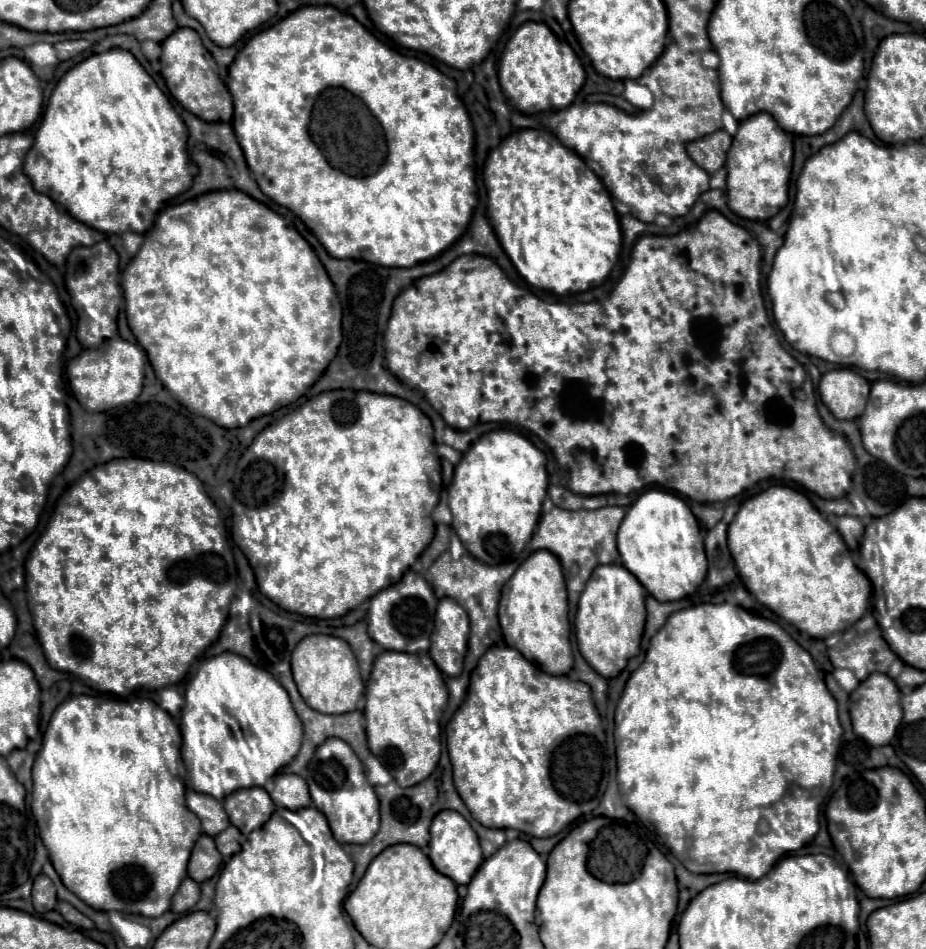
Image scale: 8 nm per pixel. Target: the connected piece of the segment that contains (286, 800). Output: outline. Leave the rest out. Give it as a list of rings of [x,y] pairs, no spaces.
[[[277,774],[271,798],[273,798],[275,806],[289,808],[289,810],[299,810],[299,808],[311,806],[307,782],[297,774]]]

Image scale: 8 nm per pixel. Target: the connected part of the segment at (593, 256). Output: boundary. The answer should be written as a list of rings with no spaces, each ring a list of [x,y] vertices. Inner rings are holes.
[[[515,130],[509,134],[487,158],[485,186],[489,196],[489,222],[505,254],[527,284],[555,294],[585,292],[599,286],[617,264],[621,252],[621,226],[611,194],[585,160],[547,130]]]

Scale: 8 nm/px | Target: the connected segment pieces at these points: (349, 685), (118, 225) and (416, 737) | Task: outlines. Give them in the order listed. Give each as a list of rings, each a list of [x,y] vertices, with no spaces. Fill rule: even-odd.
[[[311,634],[307,638],[303,638],[297,648],[293,650],[293,656],[291,656],[291,670],[293,670],[293,678],[295,678],[295,684],[303,696],[303,700],[315,708],[317,712],[323,712],[323,714],[347,714],[347,712],[353,712],[357,708],[357,700],[361,698],[363,694],[363,680],[361,680],[361,674],[359,674],[359,666],[357,666],[357,660],[349,648],[349,644],[341,638],[335,638],[335,636],[323,636],[323,634]]]
[[[113,48],[109,52],[103,52],[103,54],[93,54],[89,58],[85,58],[83,62],[79,62],[77,66],[73,66],[57,84],[57,88],[53,90],[51,98],[49,98],[49,104],[45,108],[45,114],[43,114],[43,120],[41,120],[41,126],[37,130],[37,136],[35,136],[35,144],[33,148],[29,150],[27,158],[25,158],[25,174],[31,178],[33,186],[37,192],[43,192],[47,196],[51,196],[55,202],[63,204],[63,208],[73,216],[77,218],[79,222],[87,224],[89,228],[95,228],[99,232],[105,232],[105,234],[125,234],[125,232],[137,232],[137,234],[145,234],[151,224],[155,224],[155,216],[157,212],[169,202],[173,200],[175,196],[183,194],[189,190],[191,182],[193,182],[193,176],[197,174],[197,166],[189,160],[189,154],[187,154],[187,128],[183,124],[183,120],[175,114],[171,102],[167,100],[167,96],[159,90],[159,86],[153,82],[153,78],[143,70],[143,66],[135,60],[135,56],[127,50],[121,50],[121,48]]]
[[[381,652],[375,658],[365,692],[367,742],[373,756],[393,774],[399,786],[423,782],[438,765],[441,754],[441,714],[448,701],[445,679],[427,652]]]

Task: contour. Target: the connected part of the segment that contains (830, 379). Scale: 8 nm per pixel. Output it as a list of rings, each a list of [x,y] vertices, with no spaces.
[[[849,368],[823,374],[819,394],[829,412],[839,420],[855,420],[863,414],[871,384]]]

